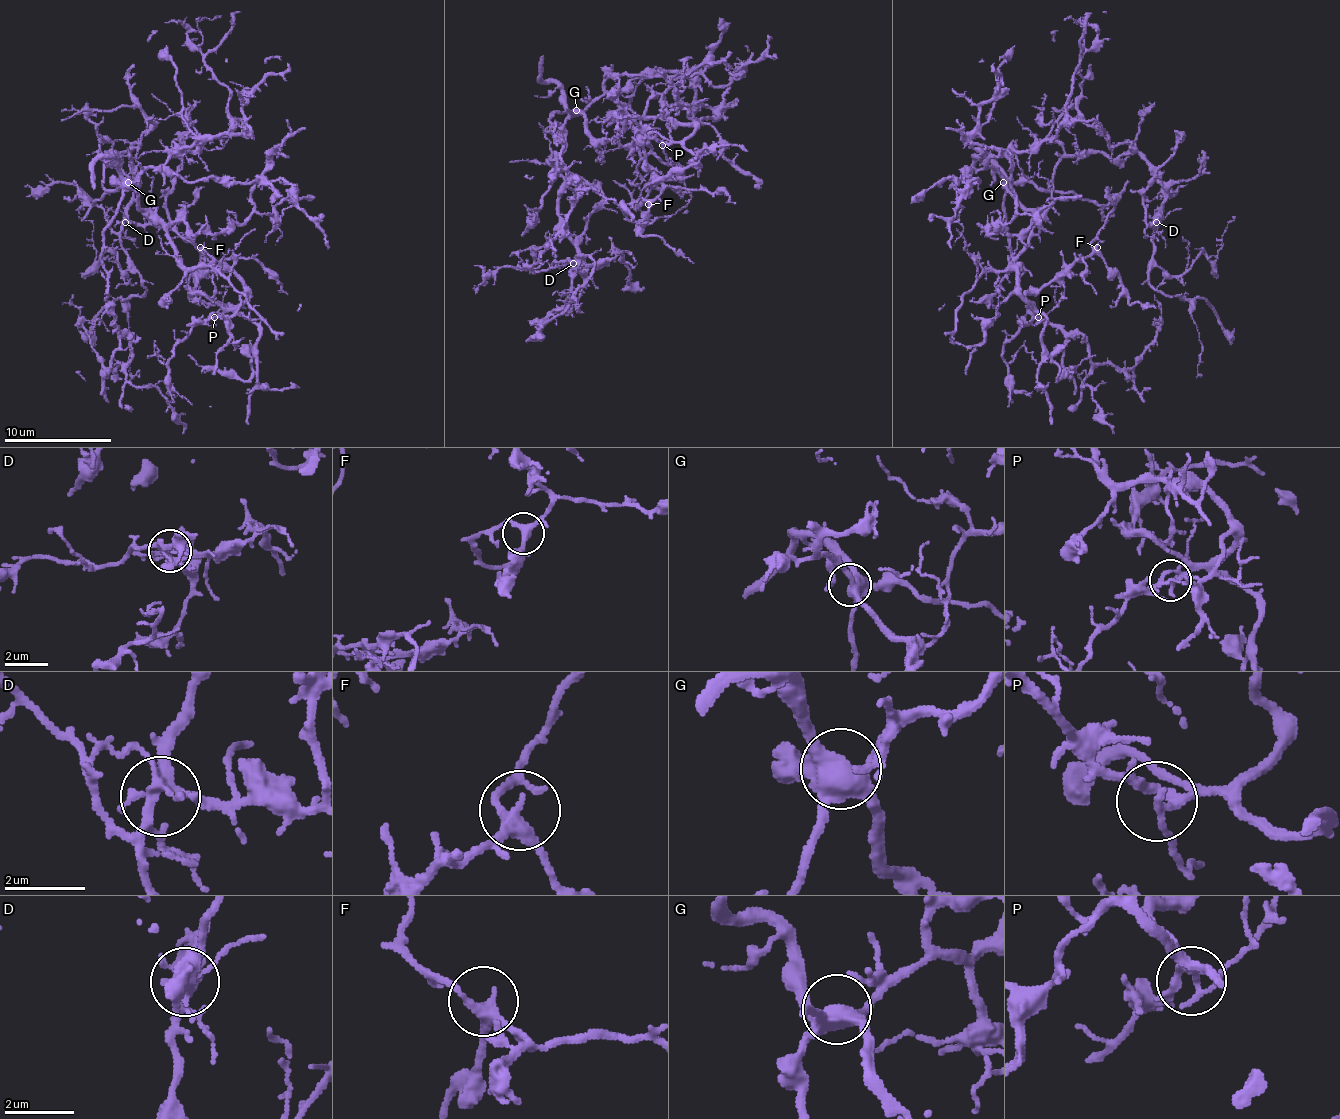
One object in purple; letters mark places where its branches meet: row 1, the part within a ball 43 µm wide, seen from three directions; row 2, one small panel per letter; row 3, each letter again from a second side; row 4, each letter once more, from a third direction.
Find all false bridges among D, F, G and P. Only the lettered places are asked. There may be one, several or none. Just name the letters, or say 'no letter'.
no letter

